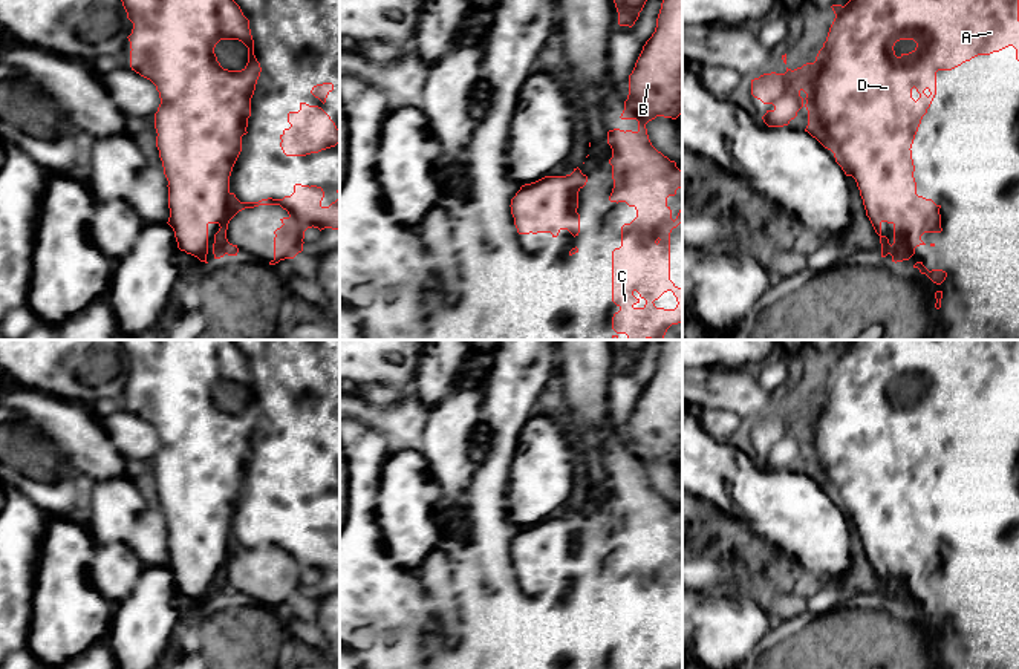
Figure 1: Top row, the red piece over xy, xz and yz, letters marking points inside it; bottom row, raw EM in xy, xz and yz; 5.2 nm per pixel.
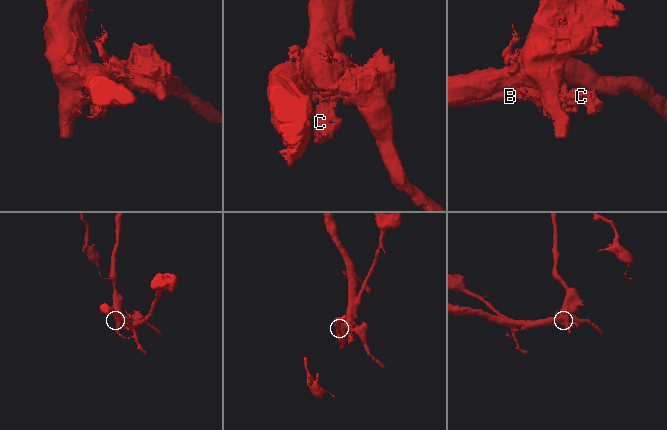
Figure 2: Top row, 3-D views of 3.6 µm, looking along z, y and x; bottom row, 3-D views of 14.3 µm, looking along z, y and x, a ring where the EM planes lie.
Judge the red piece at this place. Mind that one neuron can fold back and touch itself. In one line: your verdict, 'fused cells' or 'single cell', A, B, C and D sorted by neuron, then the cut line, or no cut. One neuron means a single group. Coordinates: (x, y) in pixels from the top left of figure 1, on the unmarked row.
fused cells; A D / B C; cut in xz along (566, 519), (572, 536), (551, 545), (571, 551), (551, 576)

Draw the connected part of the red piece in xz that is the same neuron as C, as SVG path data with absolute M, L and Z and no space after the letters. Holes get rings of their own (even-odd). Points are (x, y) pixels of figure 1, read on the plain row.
M663 340L661 352L656 361L656 370L652 380L646 384L643 389L643 393L635 406L635 410L632 416L629 418L629 438L627 442L624 444L624 453L621 456L621 462L636 462L638 464L638 473L620 473L614 472L607 475L607 487L612 491L612 501L609 502L609 507L612 508L612 522L614 522L614 531L609 539L610 545L626 545L629 550L633 550L636 553L636 560L630 566L624 566L621 569L621 589L615 591L612 594L612 645L620 651L618 655L614 657L612 660L612 669L672 669L678 667L682 664L682 632L678 631L672 623L670 623L670 576L673 571L676 571L682 565L682 547L681 553L676 559L676 562L672 562L672 553L667 548L667 540L675 539L676 533L682 533L682 514L676 510L675 504L670 504L667 499L664 499L661 494L658 494L647 478L646 467L656 459L664 459L664 461L672 461L676 462L682 456L682 340ZM672 634L673 638L676 640L676 651L675 652L664 652L664 651L656 651L655 643L658 643L664 635Z

